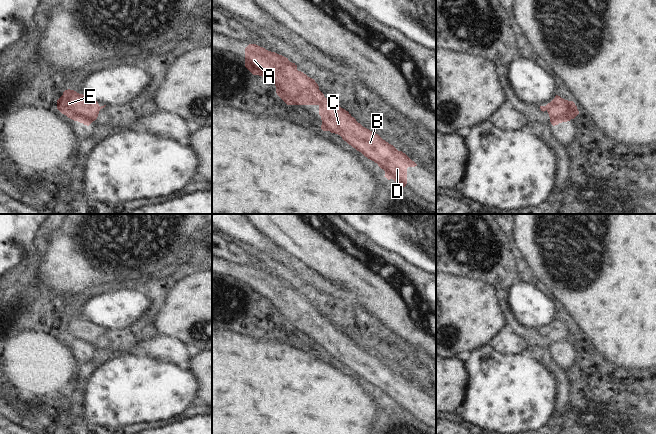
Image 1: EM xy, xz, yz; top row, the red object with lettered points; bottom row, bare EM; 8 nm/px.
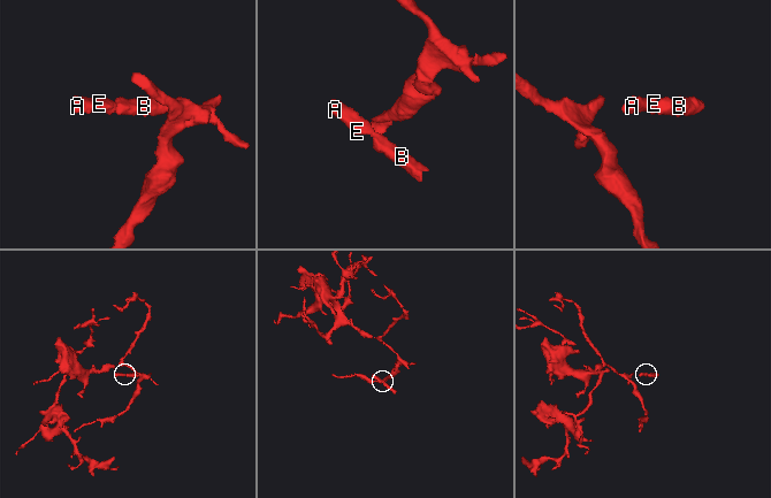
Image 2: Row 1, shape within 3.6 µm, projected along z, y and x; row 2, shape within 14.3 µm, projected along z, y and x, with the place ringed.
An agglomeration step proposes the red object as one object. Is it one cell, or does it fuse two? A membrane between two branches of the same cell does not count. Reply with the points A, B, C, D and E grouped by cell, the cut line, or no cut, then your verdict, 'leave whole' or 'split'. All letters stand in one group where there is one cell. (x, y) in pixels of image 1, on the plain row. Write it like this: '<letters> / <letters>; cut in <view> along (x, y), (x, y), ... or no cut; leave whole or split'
A B C D E; no cut; leave whole

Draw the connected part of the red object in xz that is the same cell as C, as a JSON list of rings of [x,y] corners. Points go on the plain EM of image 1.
[[[256,268],[245,272],[245,291],[253,298],[272,305],[277,319],[287,329],[318,329],[323,355],[338,358],[349,369],[374,385],[400,413],[407,408],[407,392],[417,388],[405,377],[363,351],[336,326],[326,322],[314,303],[297,294],[288,282]]]

